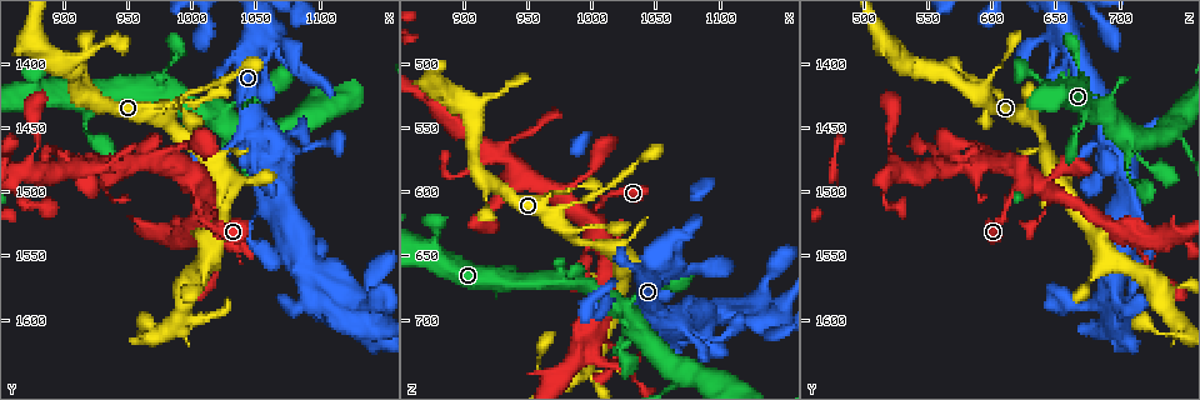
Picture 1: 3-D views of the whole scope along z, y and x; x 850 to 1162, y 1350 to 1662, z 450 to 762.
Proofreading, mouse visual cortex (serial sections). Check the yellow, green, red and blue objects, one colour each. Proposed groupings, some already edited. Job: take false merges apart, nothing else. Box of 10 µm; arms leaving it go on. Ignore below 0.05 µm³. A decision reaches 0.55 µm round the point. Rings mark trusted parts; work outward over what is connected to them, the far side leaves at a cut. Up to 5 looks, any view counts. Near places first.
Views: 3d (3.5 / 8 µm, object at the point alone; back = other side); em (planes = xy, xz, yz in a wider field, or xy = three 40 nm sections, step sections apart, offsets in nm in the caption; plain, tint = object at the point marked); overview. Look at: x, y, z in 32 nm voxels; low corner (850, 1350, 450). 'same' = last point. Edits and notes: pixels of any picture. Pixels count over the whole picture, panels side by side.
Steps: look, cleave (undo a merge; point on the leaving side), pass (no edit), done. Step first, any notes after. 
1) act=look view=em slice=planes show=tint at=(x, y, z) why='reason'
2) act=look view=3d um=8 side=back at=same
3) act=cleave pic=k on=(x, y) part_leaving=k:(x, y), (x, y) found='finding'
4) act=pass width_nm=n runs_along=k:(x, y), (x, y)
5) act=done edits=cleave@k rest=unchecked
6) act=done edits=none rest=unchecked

act=look view=3d um=3.5 at=(1084, 1452, 720) why='sharp bend'

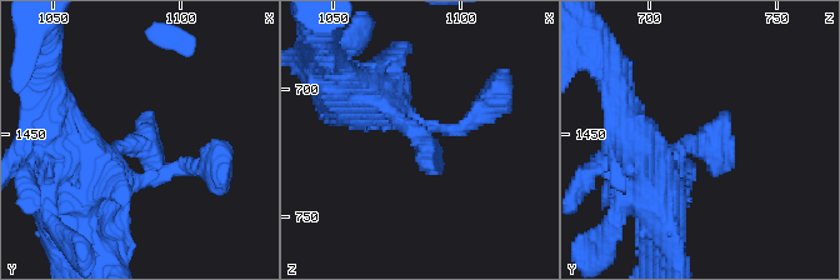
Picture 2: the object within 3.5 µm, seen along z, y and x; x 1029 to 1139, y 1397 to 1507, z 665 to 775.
act=look view=em slice=xy step=1 show=tint at=(1086, 1453, 723) why='now the EM'

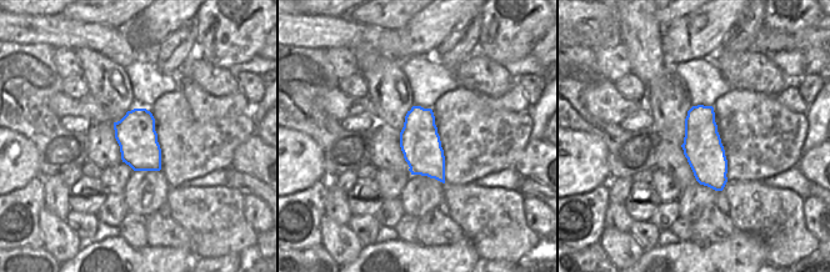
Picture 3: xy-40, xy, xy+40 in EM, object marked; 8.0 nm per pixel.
act=pass runs_along=2:(371, 93), (425, 144), (433, 173) found='all the same cell'

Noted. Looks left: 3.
act=look view=3d um=8 at=(998, 1488, 622)

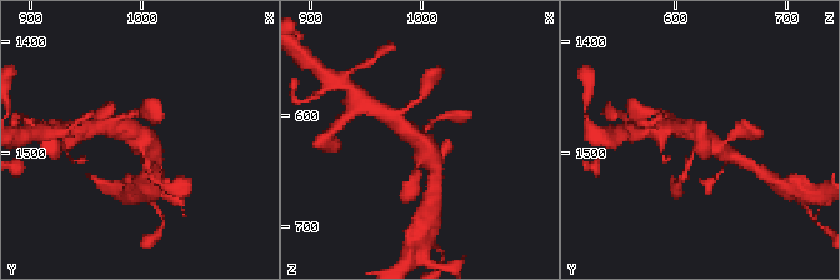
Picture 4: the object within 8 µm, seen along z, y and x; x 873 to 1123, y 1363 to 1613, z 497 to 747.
act=look view=em slice=xy step=3 show=tint at=same arms=4 arm_widths_nm=150,200,400,500 why='need the tissue'

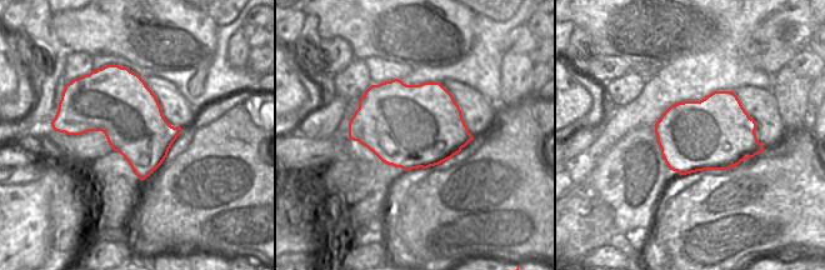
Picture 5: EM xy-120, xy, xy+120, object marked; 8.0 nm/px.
act=pass runs_along=4:(149, 170), (138, 135), (114, 129) found='continuous, no second cell'

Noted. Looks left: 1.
act=done edits=none rest=unchecked

